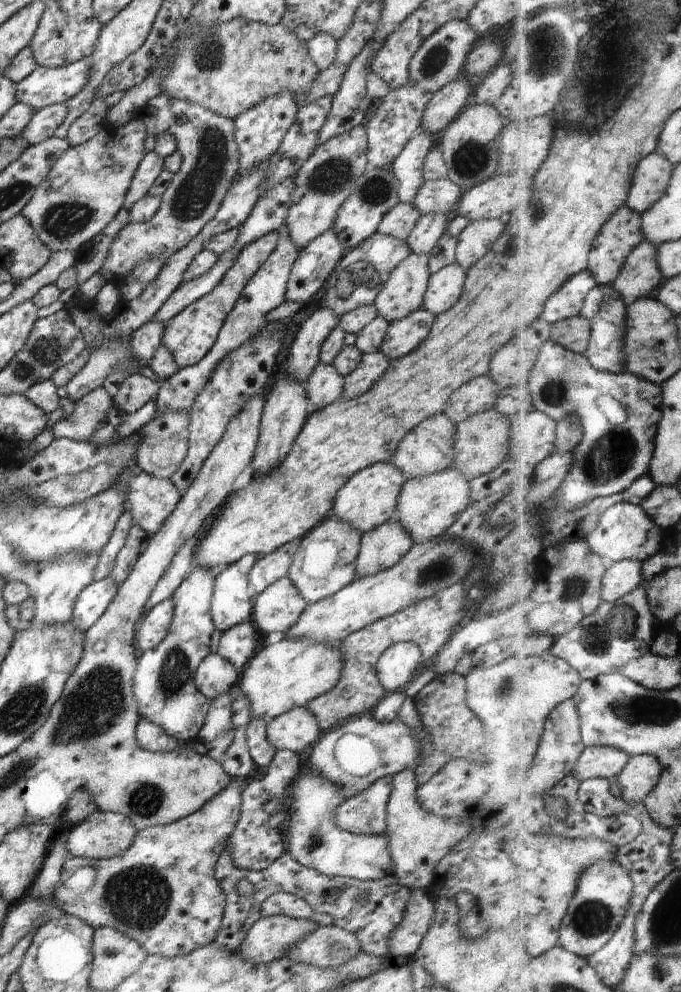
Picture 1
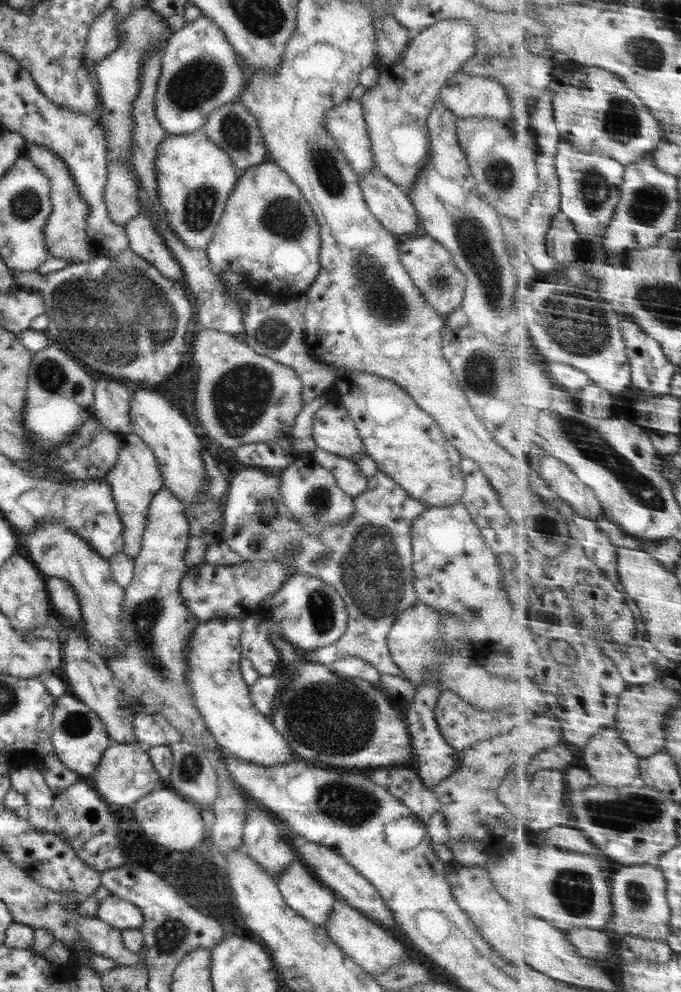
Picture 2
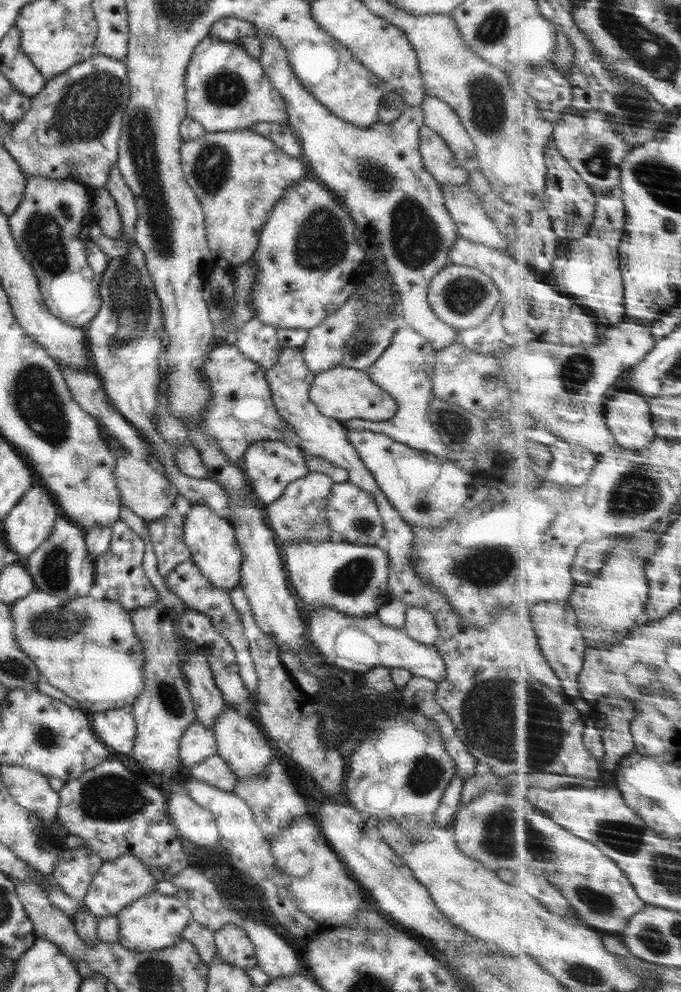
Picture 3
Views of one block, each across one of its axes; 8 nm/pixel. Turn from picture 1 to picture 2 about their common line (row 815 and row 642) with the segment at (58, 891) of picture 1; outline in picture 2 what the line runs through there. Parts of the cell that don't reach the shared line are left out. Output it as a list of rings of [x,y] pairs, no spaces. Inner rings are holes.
[[[211,619],[197,624],[188,643],[185,685],[191,689],[193,705],[209,729],[209,734],[227,754],[237,760],[271,768],[298,759],[287,742],[273,728],[269,717],[261,714],[249,700],[248,686],[239,670],[241,620]]]

